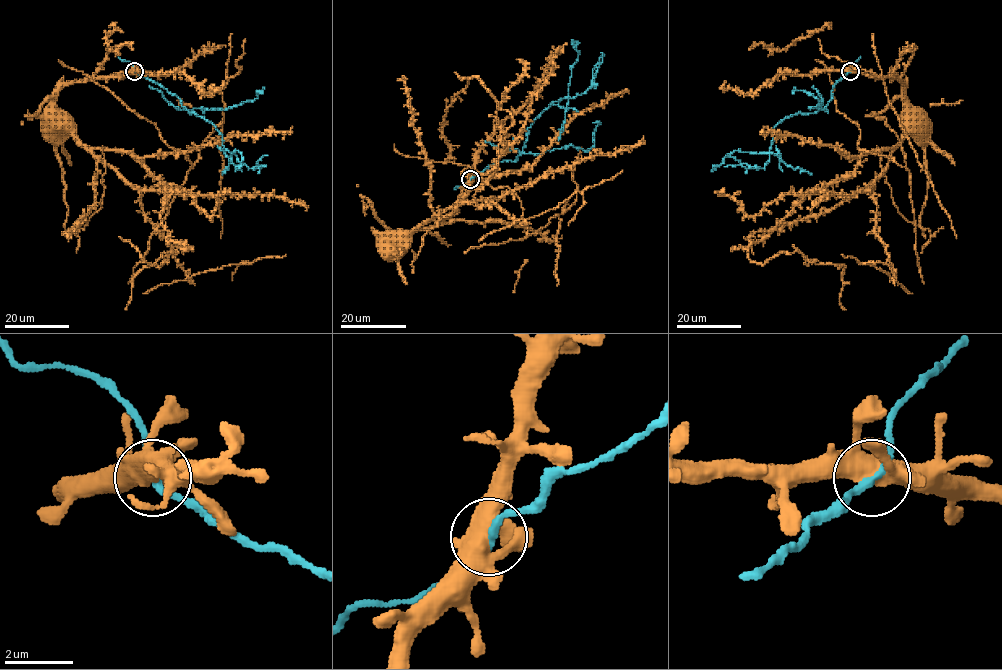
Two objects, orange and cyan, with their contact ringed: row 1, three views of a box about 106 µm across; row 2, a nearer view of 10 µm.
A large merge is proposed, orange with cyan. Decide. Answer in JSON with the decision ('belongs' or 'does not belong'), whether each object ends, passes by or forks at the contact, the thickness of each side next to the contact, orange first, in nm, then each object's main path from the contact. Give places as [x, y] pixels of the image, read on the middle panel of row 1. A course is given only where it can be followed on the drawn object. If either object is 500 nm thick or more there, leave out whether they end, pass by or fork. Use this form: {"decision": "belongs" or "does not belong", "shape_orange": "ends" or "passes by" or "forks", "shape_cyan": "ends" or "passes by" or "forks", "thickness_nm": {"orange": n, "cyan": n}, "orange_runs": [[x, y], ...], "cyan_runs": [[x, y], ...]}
{"decision": "does not belong", "shape_orange": "forks", "shape_cyan": "passes by", "thickness_nm": {"orange": 460, "cyan": 190}, "orange_runs": [[470, 179], [451, 214], [432, 226], [392, 234]], "cyan_runs": [[470, 179], [498, 162], [514, 161], [534, 120], [552, 103], [586, 92], [603, 60], [601, 52]]}

